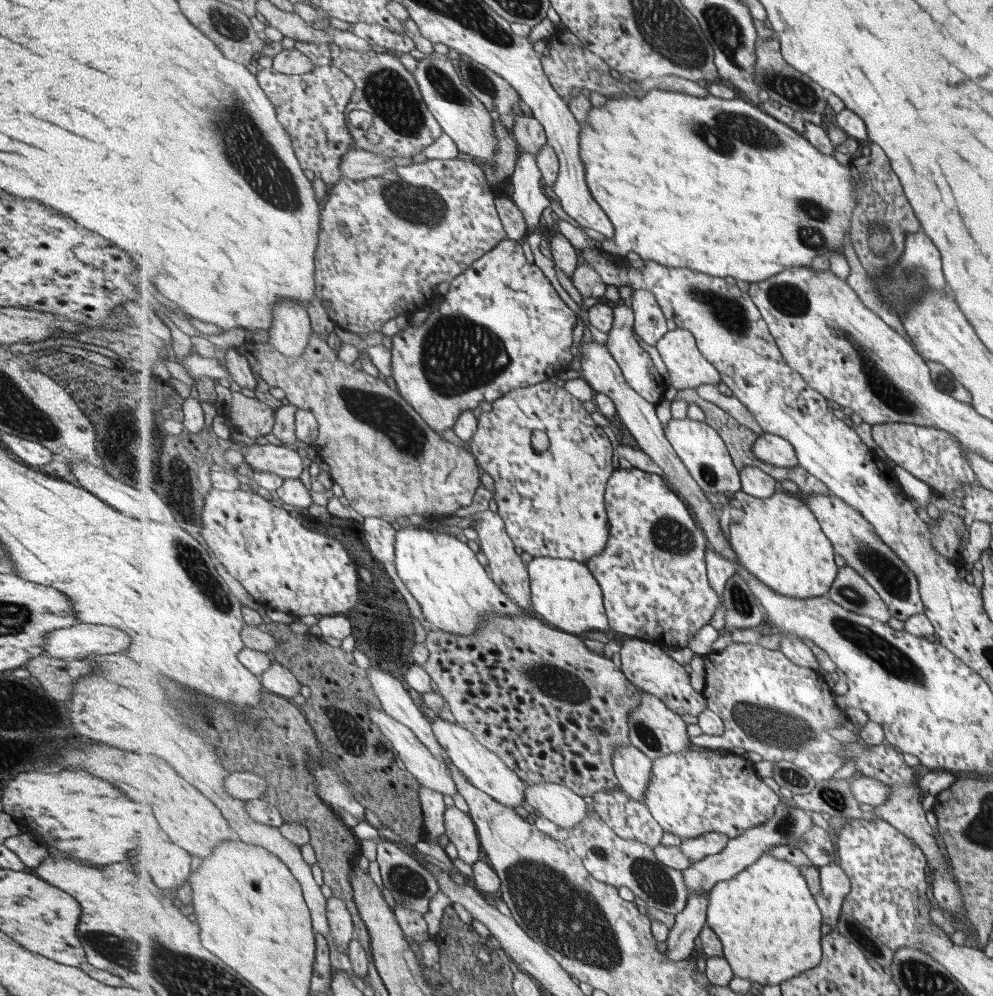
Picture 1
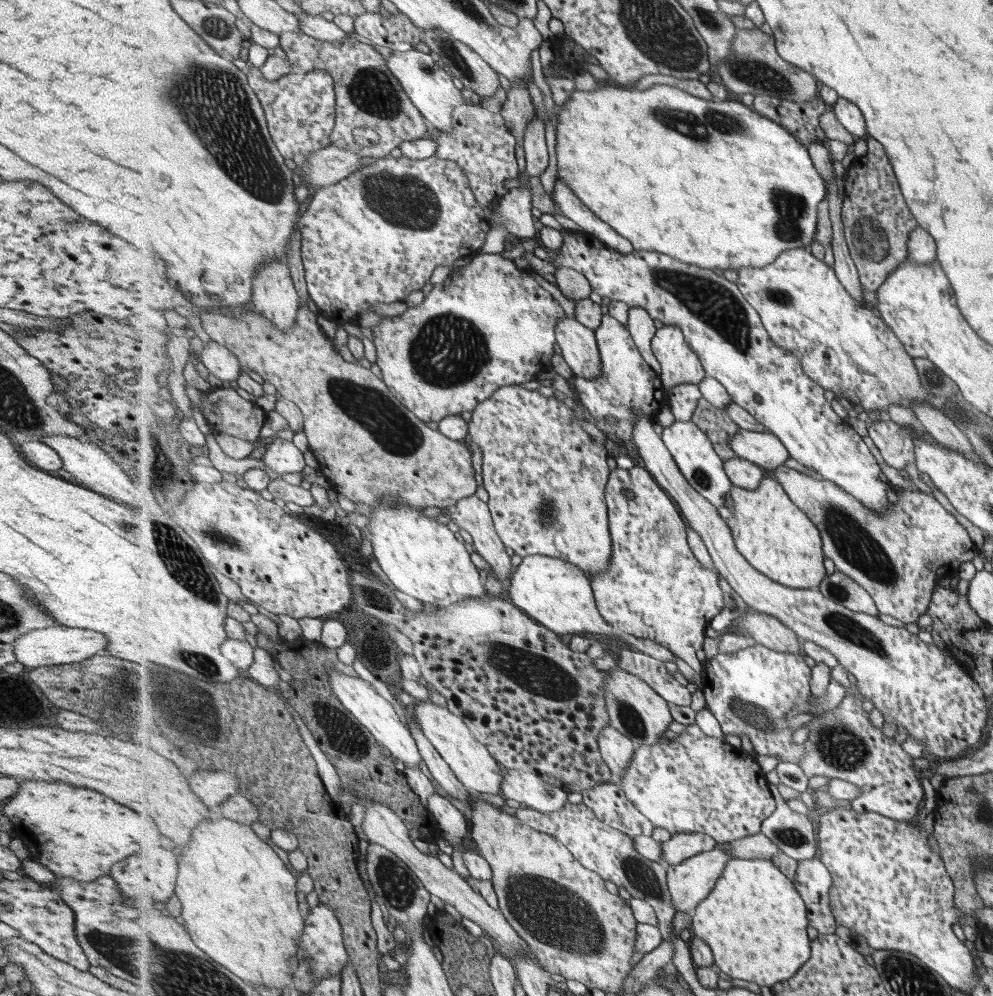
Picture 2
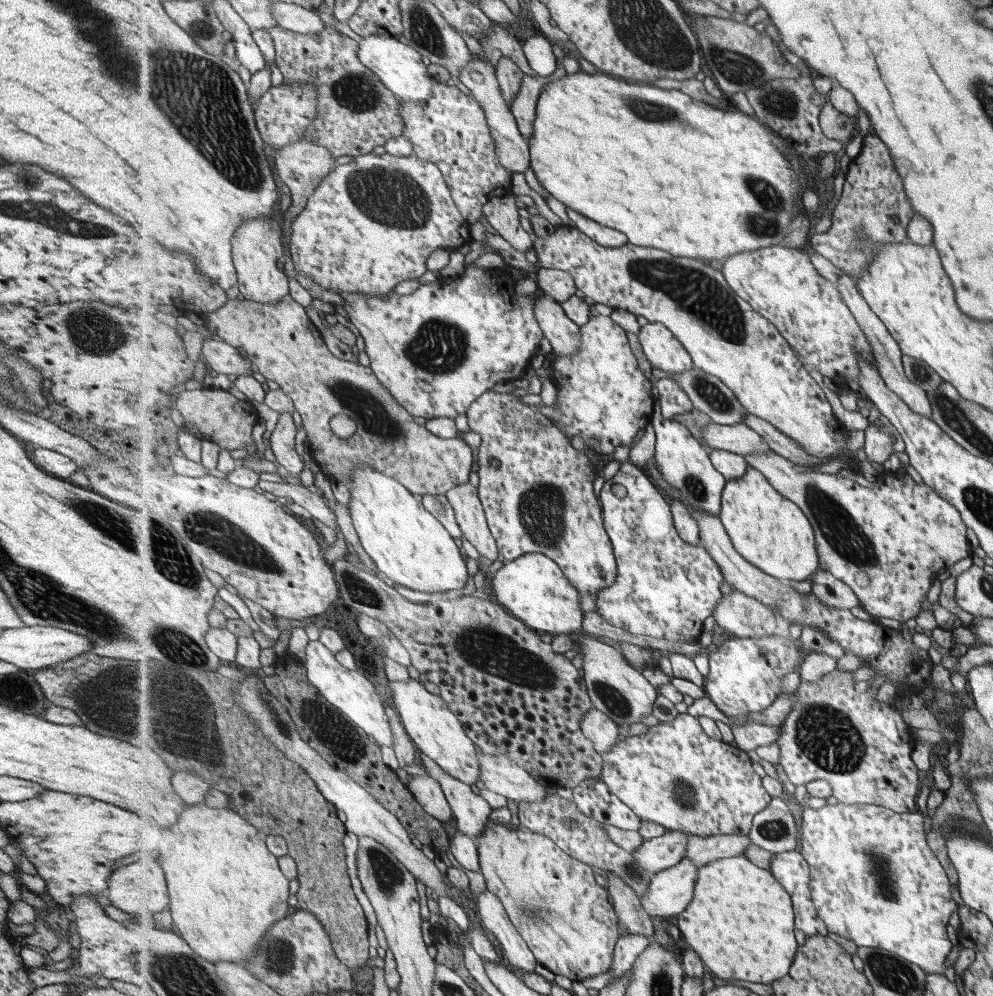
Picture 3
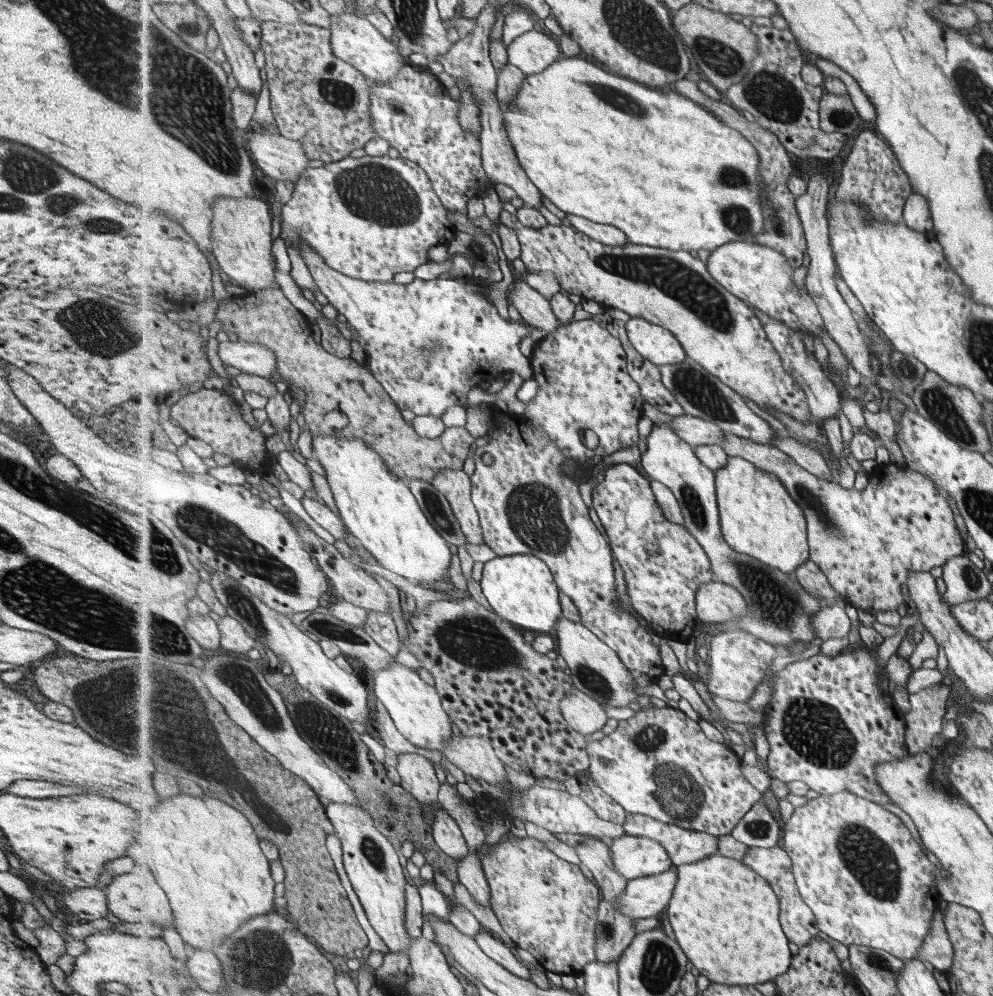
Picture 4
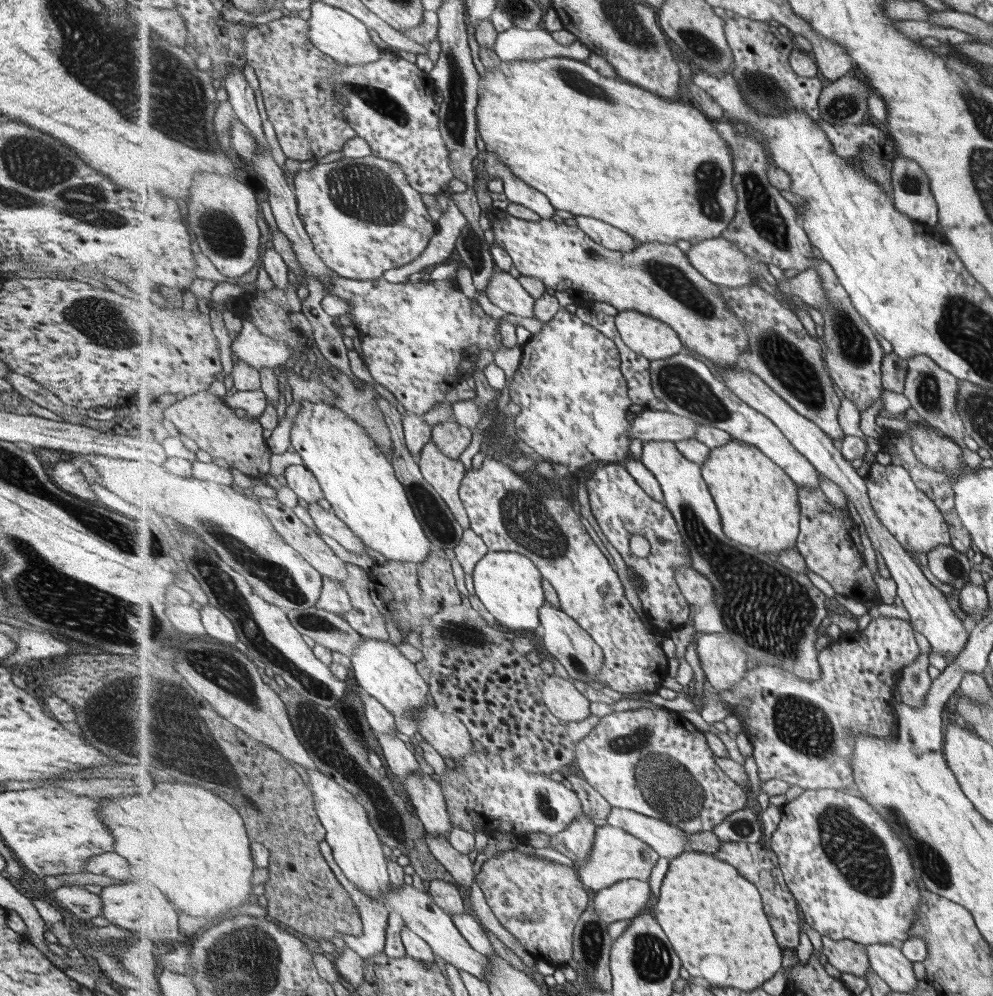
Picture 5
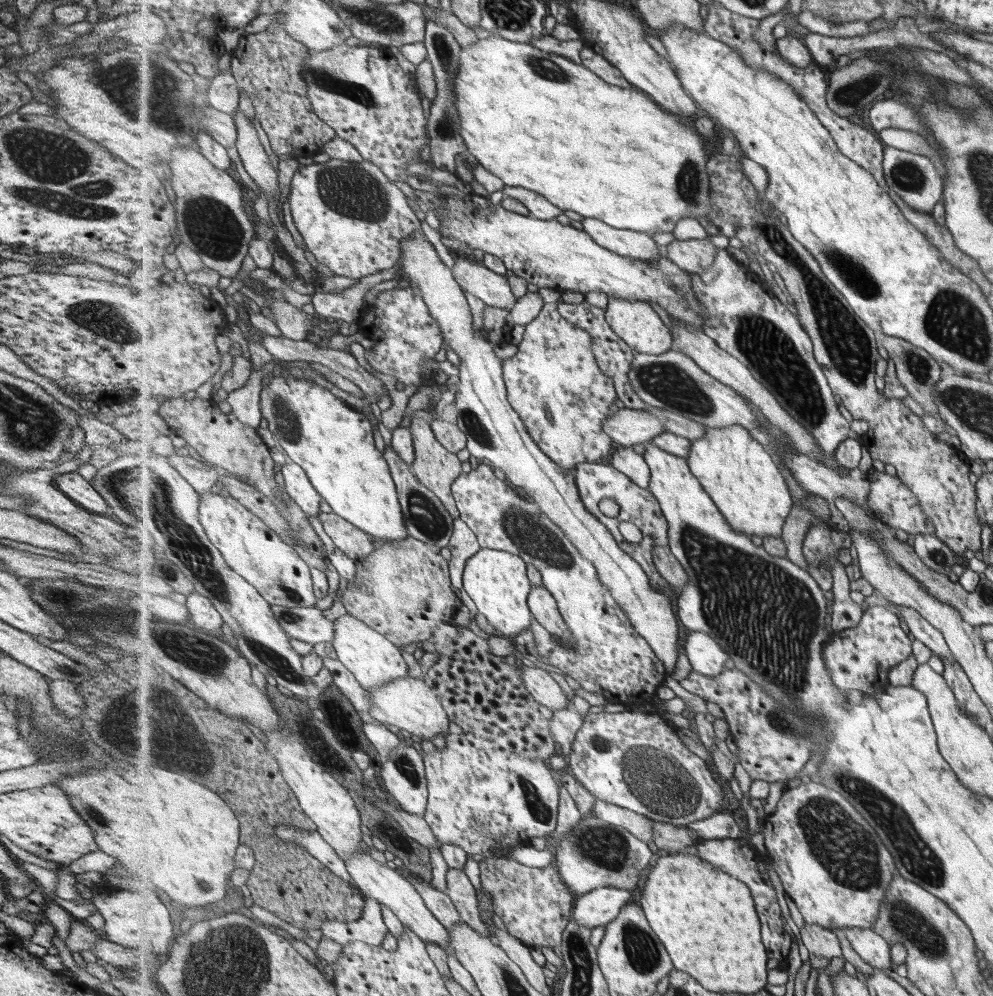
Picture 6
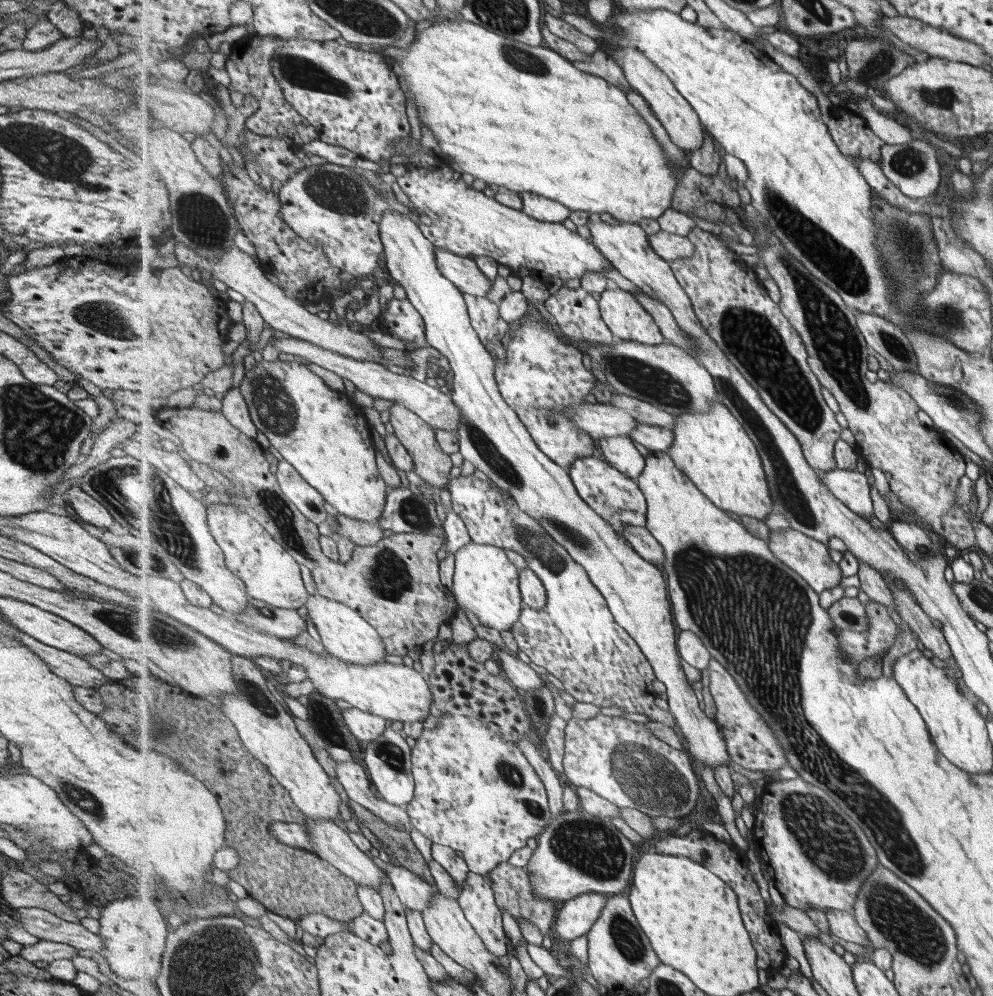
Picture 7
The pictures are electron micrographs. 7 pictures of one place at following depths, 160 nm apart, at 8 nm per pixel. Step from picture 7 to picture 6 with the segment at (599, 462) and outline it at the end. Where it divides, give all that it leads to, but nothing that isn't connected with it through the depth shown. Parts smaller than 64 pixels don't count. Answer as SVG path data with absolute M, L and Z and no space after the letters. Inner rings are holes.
M583 462L578 464L573 472L576 475L578 490L582 501L586 504L587 510L589 510L591 514L594 514L596 518L599 518L603 524L607 525L607 528L613 533L619 546L629 554L629 556L634 557L639 564L642 564L644 571L650 576L650 581L651 584L654 585L654 588L662 590L668 596L670 602L677 606L677 590L671 587L672 584L659 572L659 569L656 567L656 560L654 559L654 548L656 548L658 544L670 547L670 524L654 492L651 492L650 489L639 487L631 480L632 478L630 476L627 476L626 473L615 468L613 464ZM605 498L612 498L620 507L619 514L616 517L608 518L601 512L599 504L601 504L601 500L605 500ZM625 521L636 524L643 531L644 537L640 545L631 544L628 540L625 540L619 528L621 522Z

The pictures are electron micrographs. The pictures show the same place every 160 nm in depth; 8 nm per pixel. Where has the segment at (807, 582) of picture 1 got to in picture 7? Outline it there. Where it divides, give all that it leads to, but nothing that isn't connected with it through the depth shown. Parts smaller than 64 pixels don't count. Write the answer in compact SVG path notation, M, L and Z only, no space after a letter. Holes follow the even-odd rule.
M722 402L704 412L680 414L673 428L675 440L669 450L676 465L719 508L740 516L765 520L774 512L774 500L758 445L743 423Z

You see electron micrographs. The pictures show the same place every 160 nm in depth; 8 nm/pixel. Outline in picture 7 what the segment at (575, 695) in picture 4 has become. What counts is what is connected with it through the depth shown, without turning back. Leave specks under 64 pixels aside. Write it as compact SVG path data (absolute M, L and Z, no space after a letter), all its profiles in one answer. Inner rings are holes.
M499 650L497 657L501 671L511 680L519 690L539 690L543 688L544 677L529 666L529 660L523 656L515 657L511 652Z

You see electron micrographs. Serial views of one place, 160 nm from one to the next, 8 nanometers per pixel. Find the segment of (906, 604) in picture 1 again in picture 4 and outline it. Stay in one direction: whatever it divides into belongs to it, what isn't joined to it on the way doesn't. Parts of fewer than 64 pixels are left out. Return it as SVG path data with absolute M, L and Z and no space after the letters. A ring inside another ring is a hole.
M726 433L726 439L722 442L721 446L727 451L729 456L740 456L745 460L750 460L757 468L762 468L767 472L772 472L776 474L777 477L783 482L785 488L790 492L795 500L798 501L799 506L803 509L806 514L806 519L808 522L808 539L810 540L811 556L810 559L816 562L827 575L829 582L833 585L833 588L840 592L847 603L853 605L855 608L861 608L865 610L870 610L873 613L899 610L903 604L905 604L905 594L903 594L903 586L910 582L910 572L929 572L937 566L943 566L950 558L955 558L961 554L967 554L967 548L965 546L965 541L963 536L961 536L960 528L958 527L958 520L956 519L954 510L948 501L945 492L934 484L928 477L920 472L913 471L907 466L895 465L894 463L888 462L887 464L881 464L879 466L879 474L873 474L873 478L867 481L865 488L860 490L855 490L855 488L843 488L841 484L836 480L835 482L827 482L827 480L821 480L817 478L815 474L809 472L806 468L803 468L800 464L797 464L791 456L786 452L779 450L773 444L761 444L733 433Z

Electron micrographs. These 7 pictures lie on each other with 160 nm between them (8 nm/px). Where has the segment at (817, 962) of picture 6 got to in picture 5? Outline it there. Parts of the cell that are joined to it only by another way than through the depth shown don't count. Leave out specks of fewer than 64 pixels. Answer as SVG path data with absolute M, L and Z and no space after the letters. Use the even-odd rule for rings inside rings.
M822 936L817 949L827 957L827 962L835 969L864 977L872 970L869 962L868 946L854 940L833 940Z

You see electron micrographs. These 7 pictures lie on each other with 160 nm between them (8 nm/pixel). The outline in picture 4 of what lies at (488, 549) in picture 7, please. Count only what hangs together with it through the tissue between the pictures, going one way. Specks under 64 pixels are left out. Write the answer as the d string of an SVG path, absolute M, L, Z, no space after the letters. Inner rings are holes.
M533 553L498 556L484 565L481 588L490 606L517 628L546 634L563 616L561 590L550 566Z

